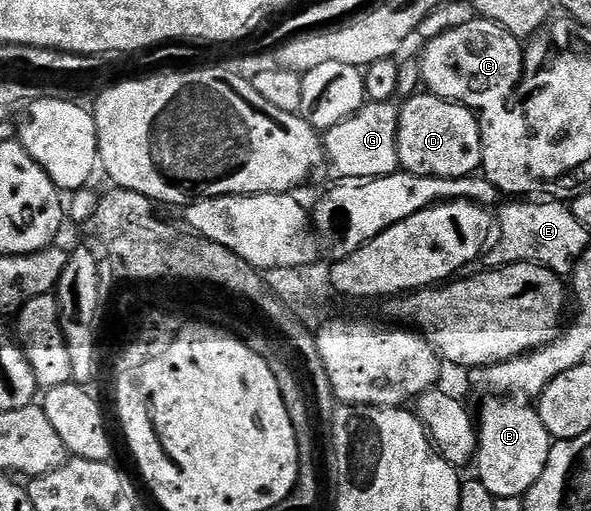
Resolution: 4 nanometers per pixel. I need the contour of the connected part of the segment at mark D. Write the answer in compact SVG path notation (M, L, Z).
M419 91L408 96L399 109L399 130L397 131L397 151L399 164L413 175L430 177L470 177L480 172L483 164L483 144L481 143L481 121L476 114L457 101L446 101L427 91Z

